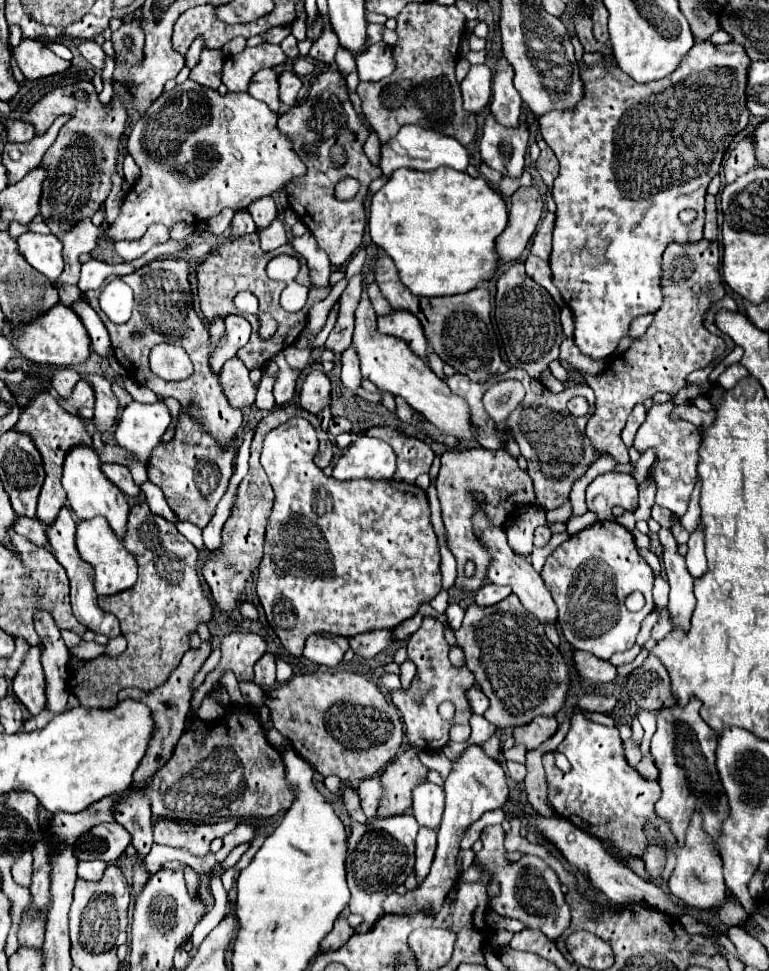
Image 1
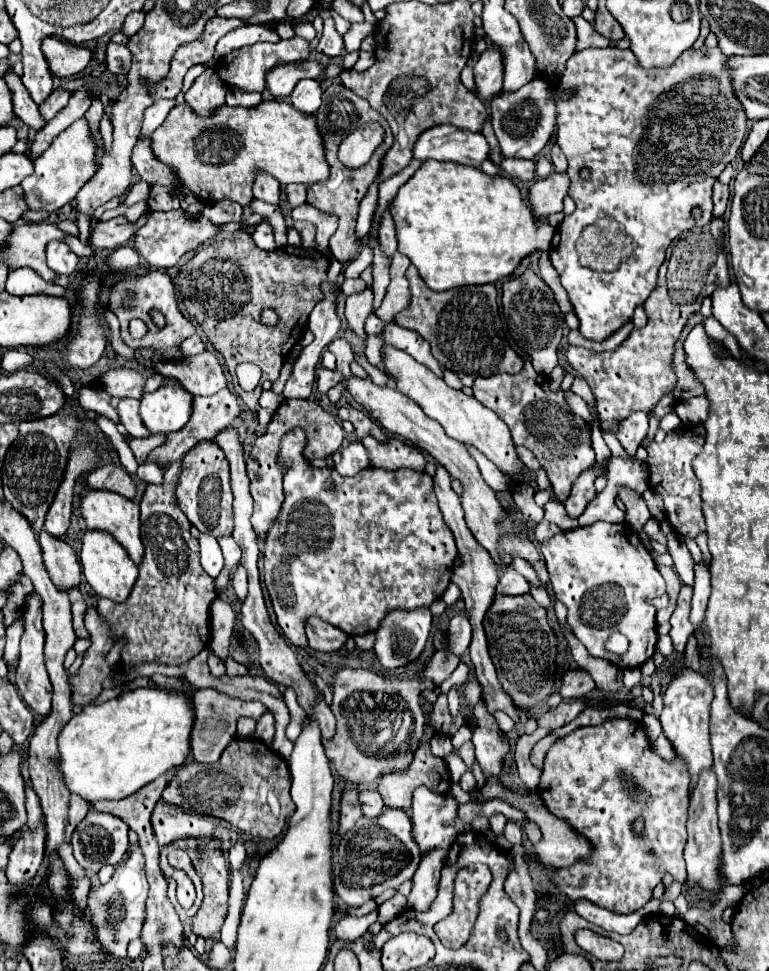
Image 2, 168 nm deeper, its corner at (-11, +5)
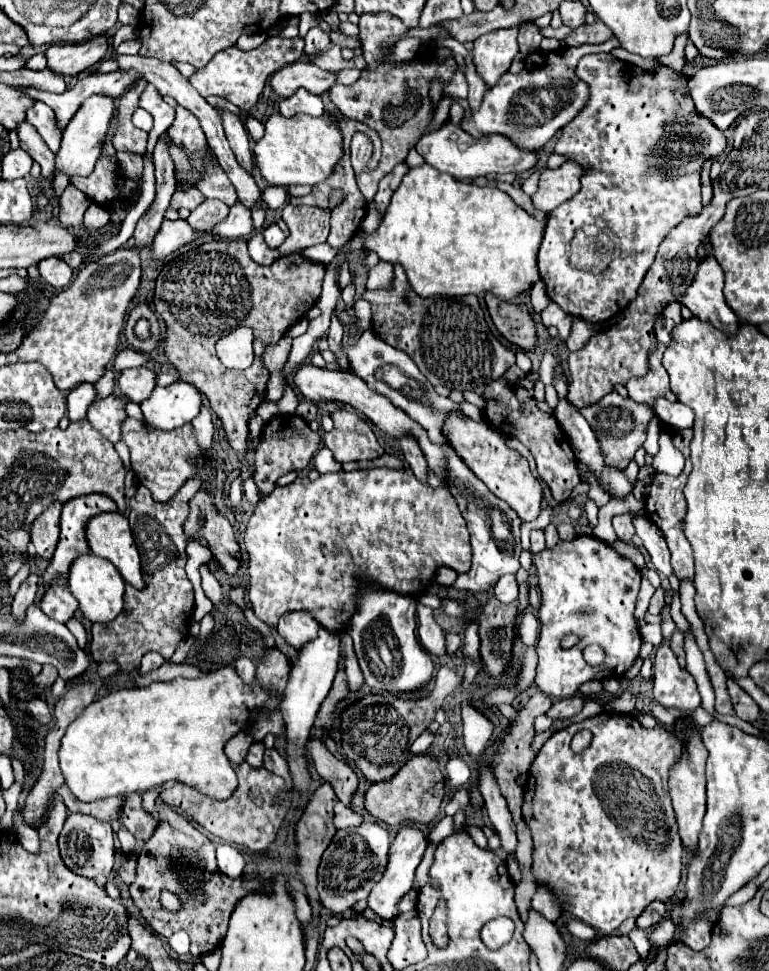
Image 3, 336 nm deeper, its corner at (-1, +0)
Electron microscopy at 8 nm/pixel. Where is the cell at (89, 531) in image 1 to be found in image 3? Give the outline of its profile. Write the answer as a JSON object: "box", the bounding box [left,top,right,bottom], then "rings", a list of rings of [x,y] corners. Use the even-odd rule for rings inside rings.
{"box":[68,553,124,621],"rings":[[[82,553],[74,565],[70,565],[70,577],[68,577],[68,589],[80,603],[80,611],[90,621],[110,621],[122,611],[122,597],[124,597],[124,581],[118,569],[102,557],[94,557],[94,553]]]}

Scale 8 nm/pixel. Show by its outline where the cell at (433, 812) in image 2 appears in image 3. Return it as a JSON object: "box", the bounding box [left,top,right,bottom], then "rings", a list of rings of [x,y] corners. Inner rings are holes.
{"box":[368,825,428,919],"rings":[[[402,825],[390,845],[390,861],[386,865],[386,871],[382,875],[382,879],[374,885],[370,897],[368,897],[368,907],[374,909],[380,917],[384,919],[396,919],[400,915],[398,911],[398,901],[402,895],[406,895],[410,889],[412,889],[412,881],[414,881],[414,873],[416,873],[416,867],[420,865],[422,861],[422,855],[428,847],[428,833],[424,833],[418,825]]]}

